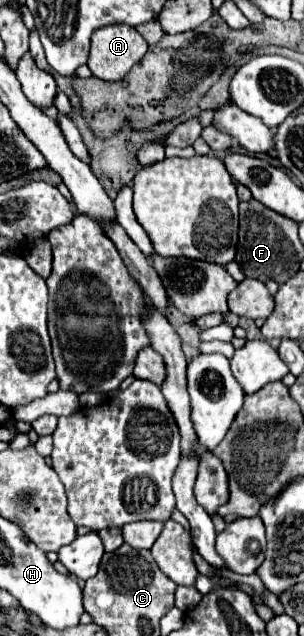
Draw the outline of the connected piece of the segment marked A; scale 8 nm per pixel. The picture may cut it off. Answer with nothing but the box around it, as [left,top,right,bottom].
[89,23,147,81]

